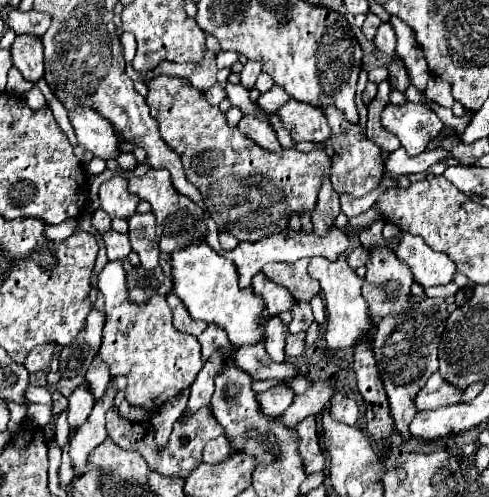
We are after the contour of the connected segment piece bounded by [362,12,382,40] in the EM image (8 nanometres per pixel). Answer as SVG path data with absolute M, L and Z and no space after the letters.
M372 12L366 16L364 26L362 26L362 32L366 34L366 38L368 38L368 40L372 40L372 38L376 36L376 30L378 30L380 22L382 22L382 20L380 20L376 14L372 14Z

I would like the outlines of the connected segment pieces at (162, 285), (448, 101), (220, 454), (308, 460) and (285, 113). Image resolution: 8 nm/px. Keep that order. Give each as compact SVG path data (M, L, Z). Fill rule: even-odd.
M136 266L134 272L126 274L126 284L130 288L130 300L134 300L136 304L150 300L150 296L154 294L168 294L172 290L172 280L164 276L160 266L152 272L146 272L142 266Z
M430 76L428 86L426 86L426 96L434 102L438 102L444 108L452 108L454 104L454 96L452 96L452 88L448 82L444 82L442 78Z
M222 434L222 436L218 436L218 438L214 438L214 440L210 440L206 444L206 448L204 448L204 462L206 464L218 464L218 462L226 460L228 458L228 450L230 450L230 442Z
M308 416L302 422L298 422L294 426L294 432L296 432L296 438L298 438L298 454L304 462L304 472L312 474L312 472L324 470L326 456L320 448L320 442L318 442L316 416Z
M290 100L278 110L278 116L296 142L326 142L330 138L328 120L318 106Z

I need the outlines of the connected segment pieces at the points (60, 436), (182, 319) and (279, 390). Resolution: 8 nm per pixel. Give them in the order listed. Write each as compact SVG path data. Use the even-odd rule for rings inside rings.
M66 410L60 412L58 420L56 420L56 433L54 440L58 442L58 445L62 450L68 443L70 428L68 428L68 422L66 422Z
M174 292L168 294L166 298L168 298L168 306L170 306L172 312L174 312L174 328L176 328L176 330L188 332L188 334L194 334L194 336L198 336L198 334L204 332L206 322L194 320L194 318L188 314L186 306L182 304L182 300L178 300L178 296L176 296Z
M274 386L266 392L258 394L260 412L266 416L280 416L292 404L294 392L288 386Z

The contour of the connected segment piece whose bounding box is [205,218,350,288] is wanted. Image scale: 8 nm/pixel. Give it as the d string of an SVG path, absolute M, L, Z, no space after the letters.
M207 218L207 231L206 231L206 243L216 252L224 252L226 258L230 258L236 268L238 268L238 274L240 274L240 284L242 288L248 288L252 278L262 270L264 264L268 262L296 262L300 258L314 258L314 256L322 256L322 258L328 258L328 260L336 260L340 254L348 254L350 252L350 240L348 236L336 228L336 226L330 226L328 232L324 236L316 236L314 232L306 232L306 230L292 230L292 228L284 228L280 232L274 232L258 242L240 242L234 250L225 252L219 243L219 231L216 223Z

